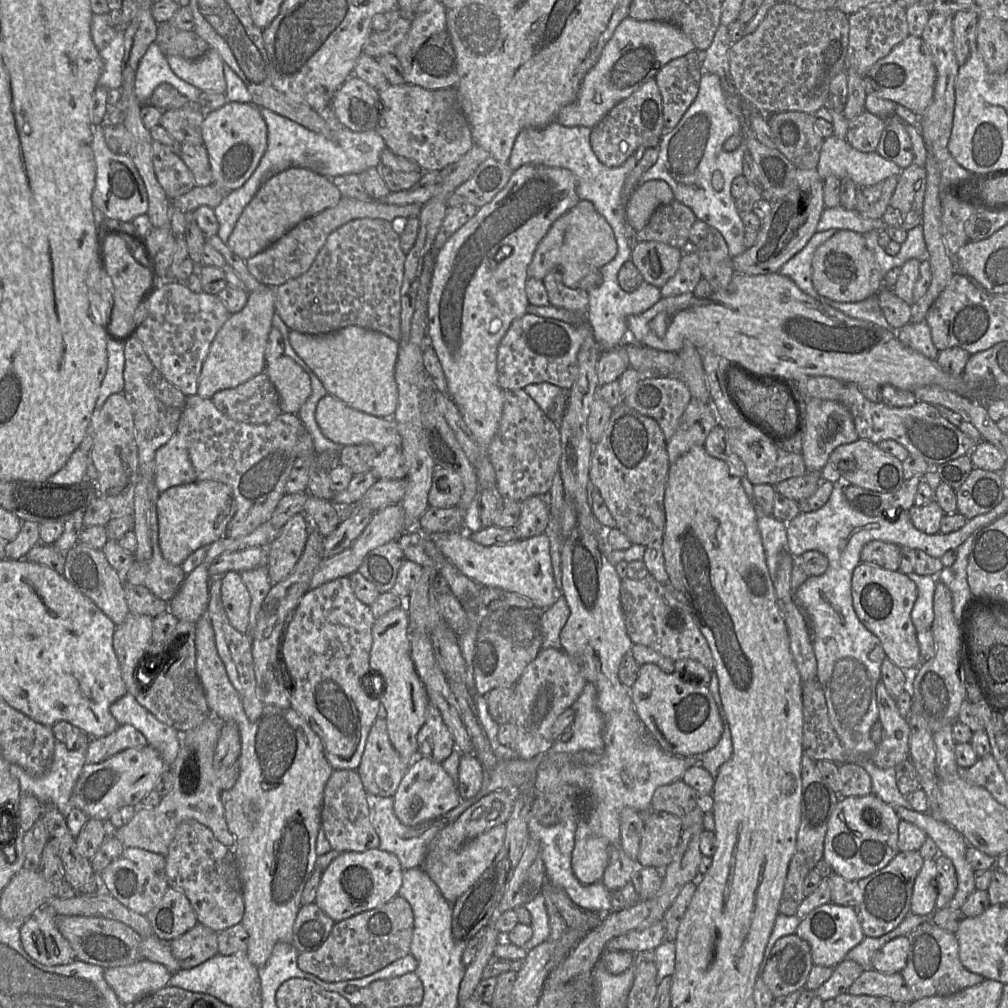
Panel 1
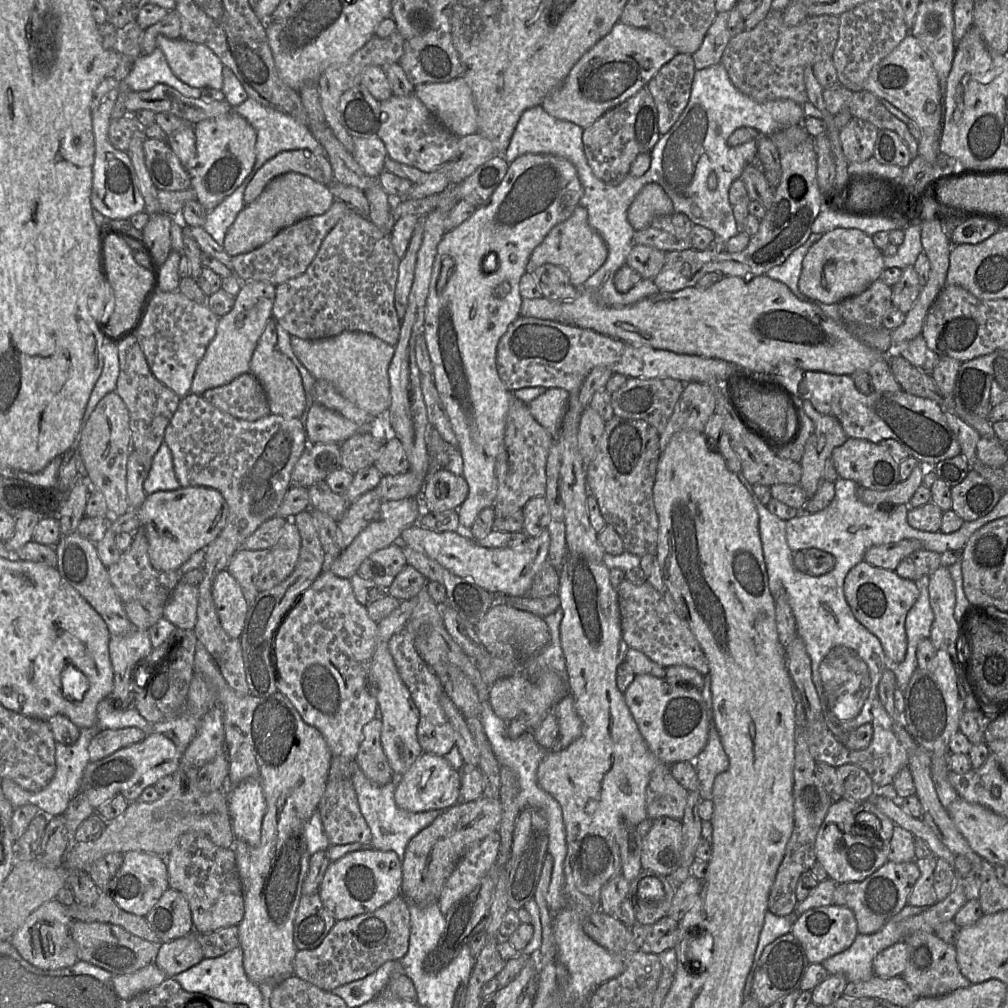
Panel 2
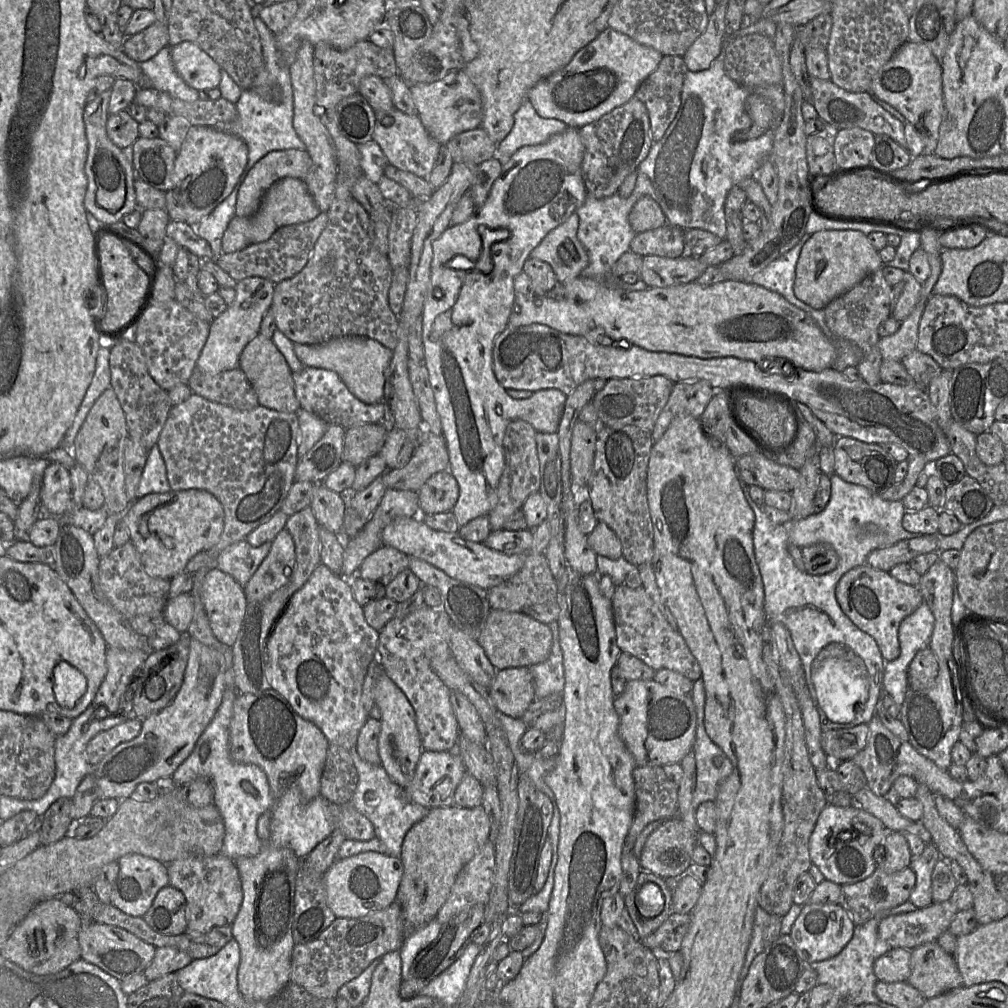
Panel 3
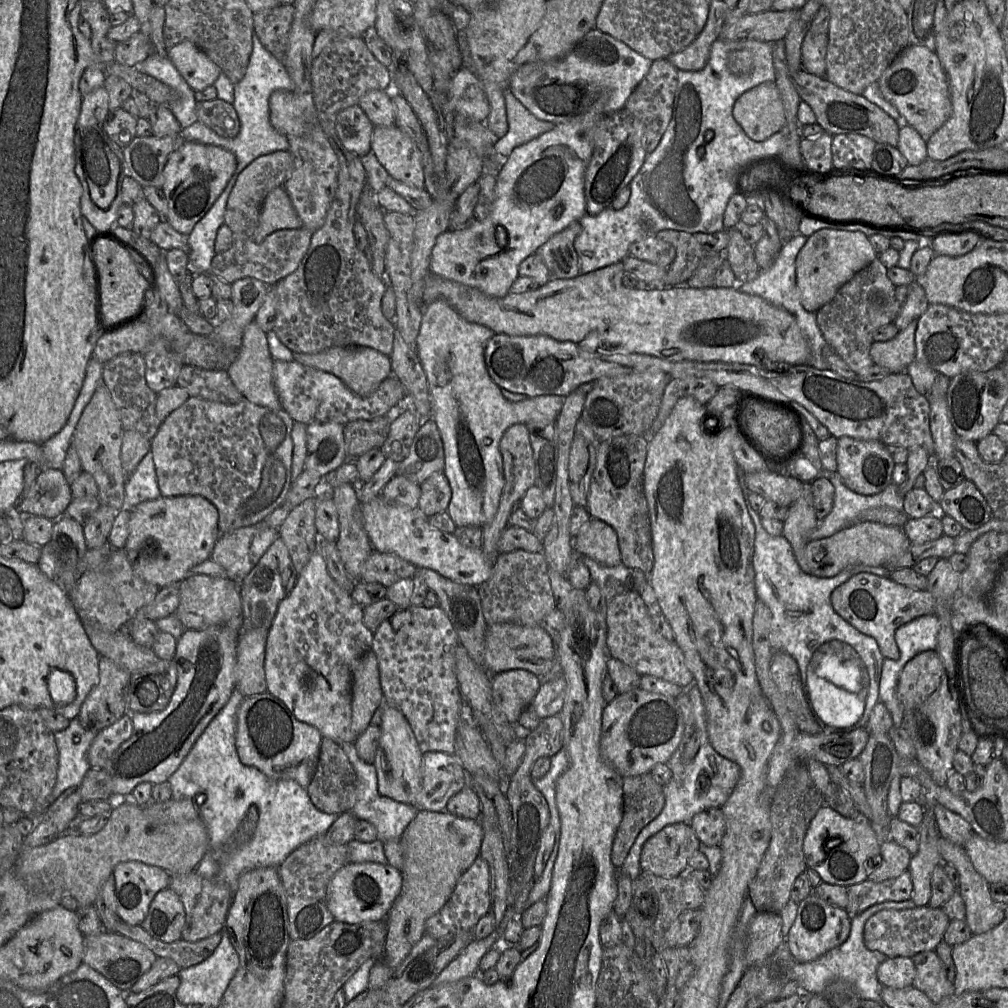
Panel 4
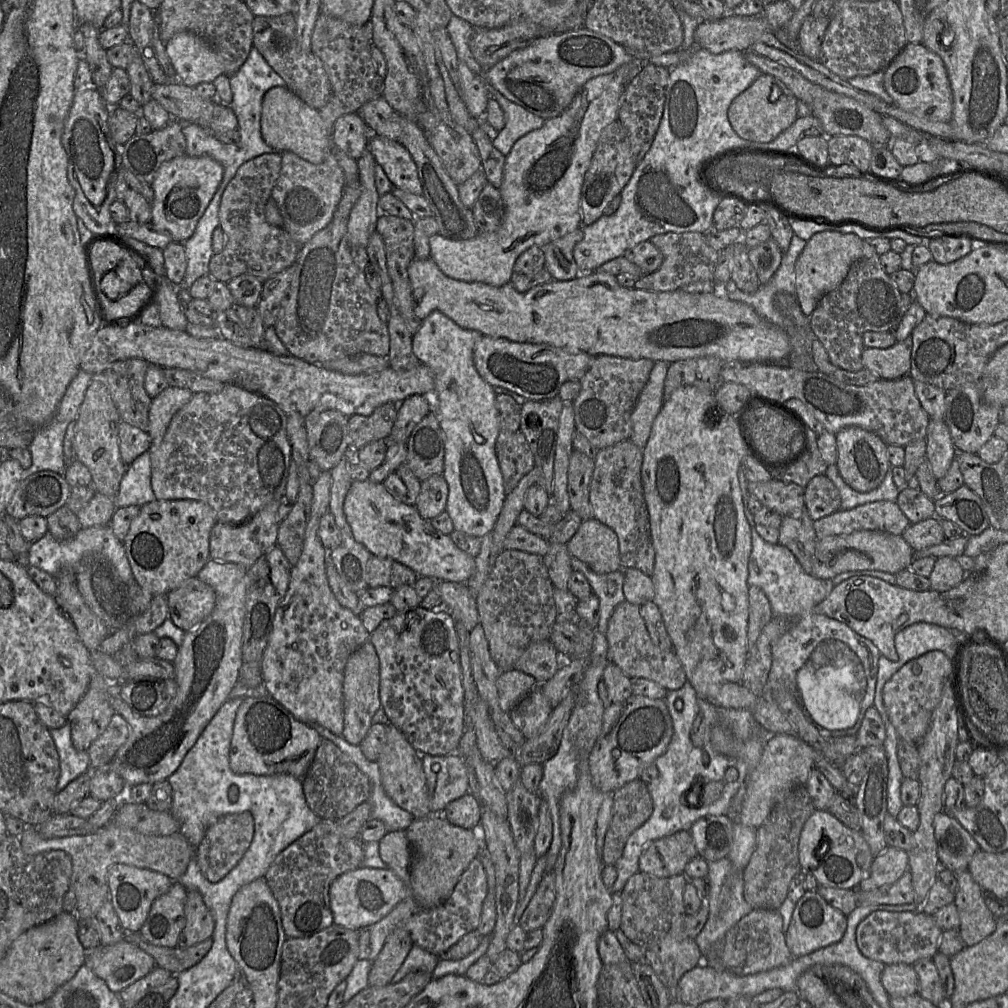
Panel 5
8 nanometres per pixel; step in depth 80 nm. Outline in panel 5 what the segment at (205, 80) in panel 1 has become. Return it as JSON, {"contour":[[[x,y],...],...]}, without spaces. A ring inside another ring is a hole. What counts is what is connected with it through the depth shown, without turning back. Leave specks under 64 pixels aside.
{"contour":[[[194,33],[175,34],[165,48],[181,84],[195,88],[200,83],[213,83],[218,76],[225,74],[213,47]]]}

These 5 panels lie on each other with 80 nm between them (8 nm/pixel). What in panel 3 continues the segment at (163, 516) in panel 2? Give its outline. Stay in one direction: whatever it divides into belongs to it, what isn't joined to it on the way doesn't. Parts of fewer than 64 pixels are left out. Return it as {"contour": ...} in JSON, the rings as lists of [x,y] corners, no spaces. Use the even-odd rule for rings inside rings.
{"contour":[[[202,489],[148,494],[136,499],[120,517],[128,528],[144,570],[151,576],[171,580],[185,571],[188,561],[218,542],[224,527],[220,501]]]}

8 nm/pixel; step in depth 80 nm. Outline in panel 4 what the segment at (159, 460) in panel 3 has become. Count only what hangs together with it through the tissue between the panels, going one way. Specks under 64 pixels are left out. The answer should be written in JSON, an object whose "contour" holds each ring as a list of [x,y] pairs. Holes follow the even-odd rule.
{"contour":[[[151,450],[143,457],[135,471],[125,482],[125,508],[161,497],[157,483],[153,454]]]}

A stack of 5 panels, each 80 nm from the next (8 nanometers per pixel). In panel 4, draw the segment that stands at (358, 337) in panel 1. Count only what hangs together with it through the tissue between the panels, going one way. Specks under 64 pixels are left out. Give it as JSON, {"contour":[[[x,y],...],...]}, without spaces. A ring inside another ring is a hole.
{"contour":[[[332,347],[315,354],[293,353],[294,360],[340,378],[355,394],[366,397],[372,394],[383,380],[392,374],[390,356],[370,347]]]}

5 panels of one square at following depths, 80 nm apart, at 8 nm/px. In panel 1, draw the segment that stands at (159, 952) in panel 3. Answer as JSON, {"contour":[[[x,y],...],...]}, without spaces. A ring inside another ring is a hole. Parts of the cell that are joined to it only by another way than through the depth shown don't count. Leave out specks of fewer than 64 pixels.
{"contour":[[[202,924],[170,942],[181,970],[189,970],[218,955],[218,933]]]}

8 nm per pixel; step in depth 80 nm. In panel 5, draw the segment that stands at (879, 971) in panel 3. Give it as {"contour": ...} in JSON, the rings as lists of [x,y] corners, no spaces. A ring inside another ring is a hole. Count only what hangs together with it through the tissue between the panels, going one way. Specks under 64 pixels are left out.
{"contour":[[[898,963],[885,965],[881,983],[889,998],[918,994],[918,978],[913,965]]]}

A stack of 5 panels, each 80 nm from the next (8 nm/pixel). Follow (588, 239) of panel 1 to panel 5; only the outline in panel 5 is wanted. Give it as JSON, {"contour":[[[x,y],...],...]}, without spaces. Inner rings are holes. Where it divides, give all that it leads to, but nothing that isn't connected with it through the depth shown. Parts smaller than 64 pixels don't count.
{"contour":[[[582,226],[575,231],[542,247],[545,268],[553,280],[572,280],[579,276],[579,269],[573,257],[575,245],[583,239]]]}

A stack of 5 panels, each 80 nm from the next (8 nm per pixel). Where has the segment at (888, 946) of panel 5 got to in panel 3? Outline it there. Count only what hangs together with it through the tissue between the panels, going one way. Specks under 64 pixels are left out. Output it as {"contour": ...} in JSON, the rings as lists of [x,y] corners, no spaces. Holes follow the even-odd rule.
{"contour":[[[950,900],[913,912],[891,915],[878,925],[878,936],[892,948],[914,948],[937,941],[949,929],[958,909]]]}

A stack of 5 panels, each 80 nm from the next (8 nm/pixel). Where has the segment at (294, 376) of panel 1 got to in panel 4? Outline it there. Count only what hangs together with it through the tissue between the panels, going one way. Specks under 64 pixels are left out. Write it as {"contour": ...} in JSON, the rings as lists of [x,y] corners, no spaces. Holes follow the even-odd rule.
{"contour":[[[254,320],[244,329],[238,355],[227,372],[244,398],[260,406],[282,409],[273,380],[273,363],[274,359],[269,352],[267,335]]]}

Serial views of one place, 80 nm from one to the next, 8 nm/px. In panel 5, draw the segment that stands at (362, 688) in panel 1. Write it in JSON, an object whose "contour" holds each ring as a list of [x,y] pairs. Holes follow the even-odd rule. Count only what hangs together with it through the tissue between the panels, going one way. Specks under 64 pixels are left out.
{"contour":[[[322,471],[312,485],[313,498],[307,522],[304,544],[298,562],[292,566],[287,592],[279,602],[272,631],[260,661],[263,684],[268,694],[288,709],[294,718],[303,723],[316,723],[342,737],[344,728],[343,680],[344,669],[350,655],[367,642],[370,633],[363,626],[361,615],[343,607],[330,589],[326,574],[327,552],[318,537],[321,517],[328,512],[332,475]]]}

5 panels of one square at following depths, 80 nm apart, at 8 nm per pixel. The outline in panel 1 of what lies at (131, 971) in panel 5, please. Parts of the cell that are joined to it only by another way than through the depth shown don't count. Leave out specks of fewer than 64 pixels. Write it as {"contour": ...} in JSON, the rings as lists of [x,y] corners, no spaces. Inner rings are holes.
{"contour":[[[57,915],[56,925],[80,961],[107,969],[132,965],[143,959],[140,953],[142,937],[120,921],[102,917]]]}

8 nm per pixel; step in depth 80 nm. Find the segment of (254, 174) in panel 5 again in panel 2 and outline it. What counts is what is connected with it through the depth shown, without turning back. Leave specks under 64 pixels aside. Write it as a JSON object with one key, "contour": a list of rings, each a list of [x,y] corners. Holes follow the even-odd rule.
{"contour":[[[306,149],[282,151],[267,160],[248,183],[243,195],[245,205],[253,202],[272,179],[287,172],[297,172],[326,185],[333,182],[333,171],[326,156],[315,155]],[[340,199],[322,214],[306,217],[281,229],[275,236],[252,251],[231,256],[233,273],[242,281],[265,281],[281,284],[303,274],[315,257],[324,237],[338,220],[352,208]]]}

